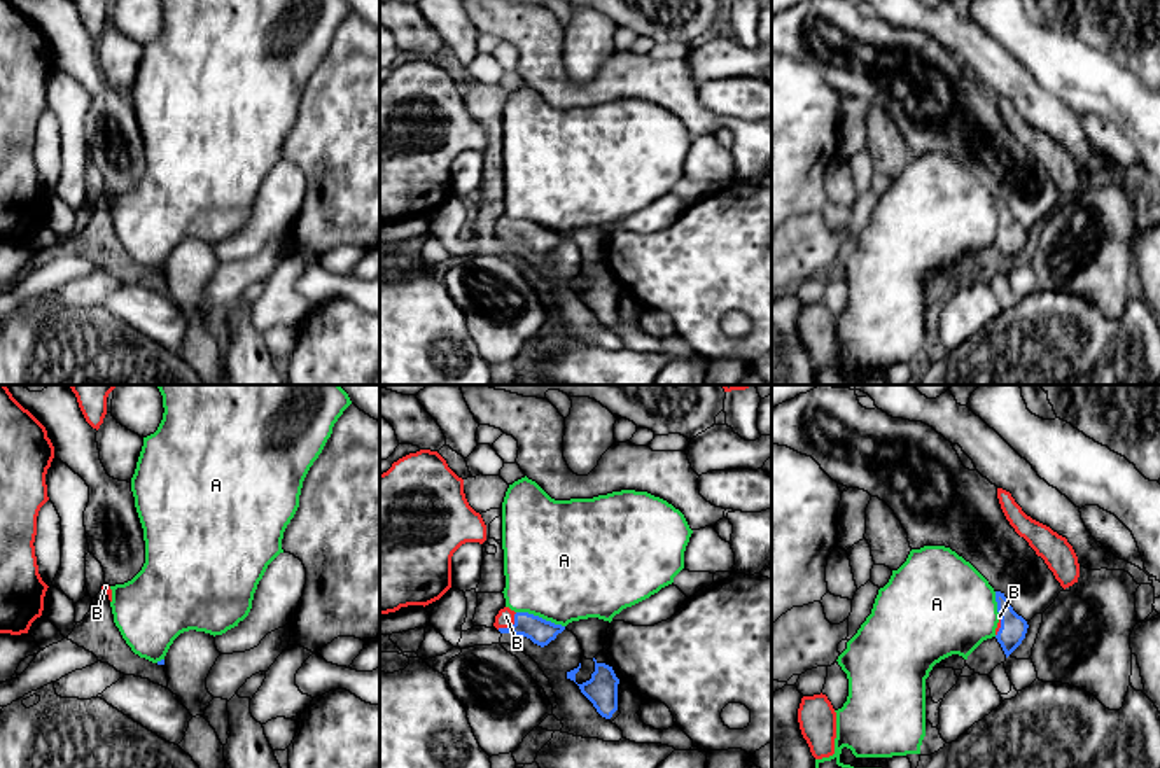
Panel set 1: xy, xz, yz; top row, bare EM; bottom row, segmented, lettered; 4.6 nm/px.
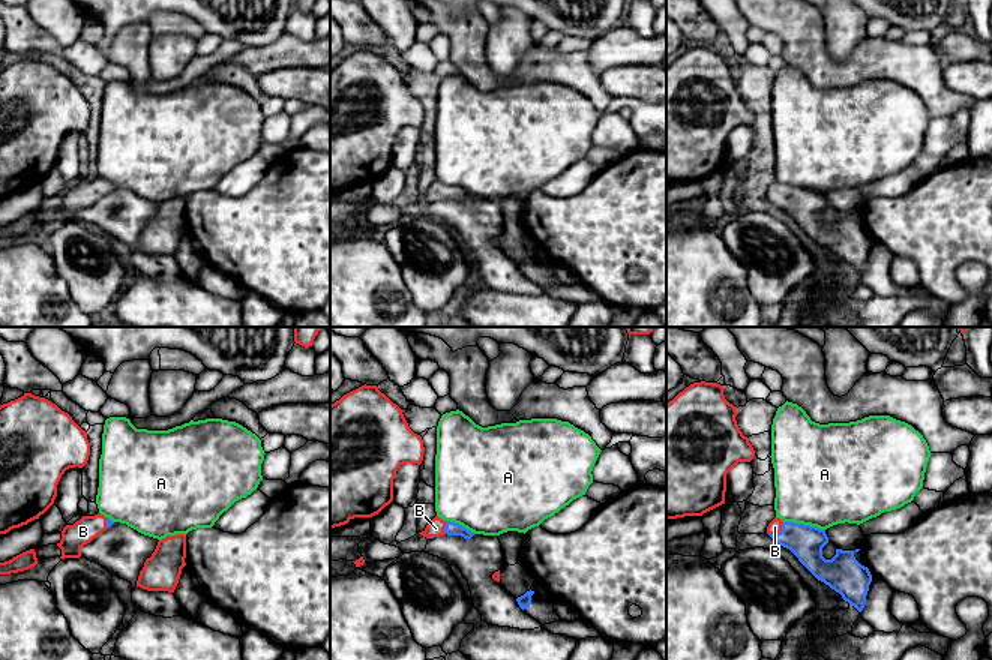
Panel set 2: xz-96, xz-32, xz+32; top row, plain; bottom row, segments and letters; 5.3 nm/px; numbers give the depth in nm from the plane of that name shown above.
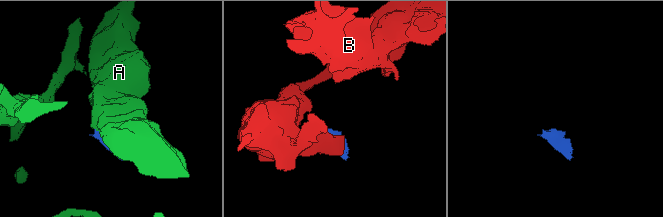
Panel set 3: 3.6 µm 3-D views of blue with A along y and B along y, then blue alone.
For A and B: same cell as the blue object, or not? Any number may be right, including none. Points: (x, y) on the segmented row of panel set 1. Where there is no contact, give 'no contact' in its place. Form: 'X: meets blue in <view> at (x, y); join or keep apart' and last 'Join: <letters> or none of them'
A: meets blue in xz at (541, 618); keep apart
B: meets blue in xz at (511, 627); join
Join: B

